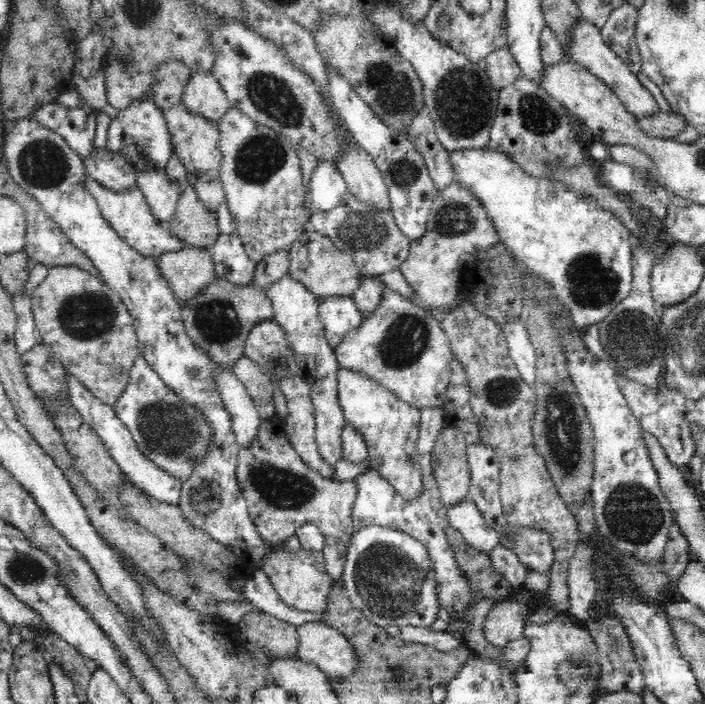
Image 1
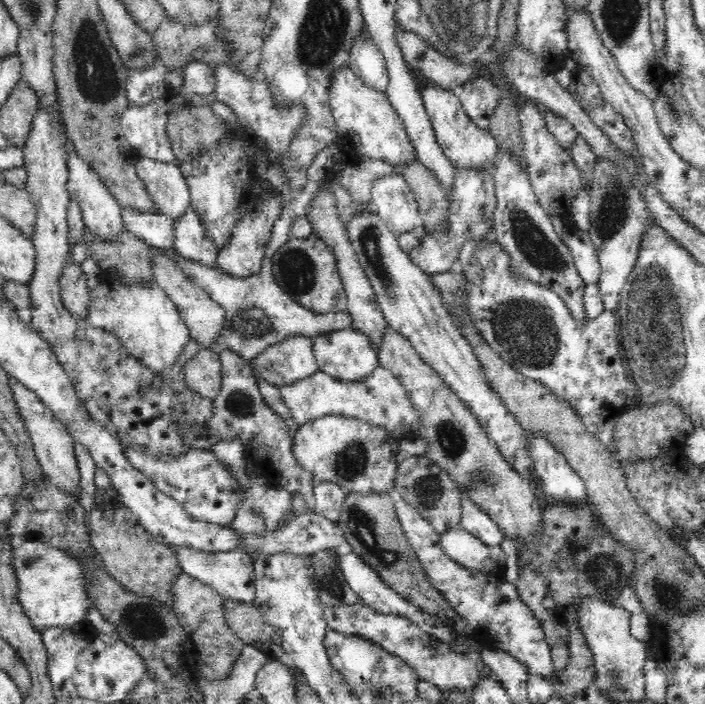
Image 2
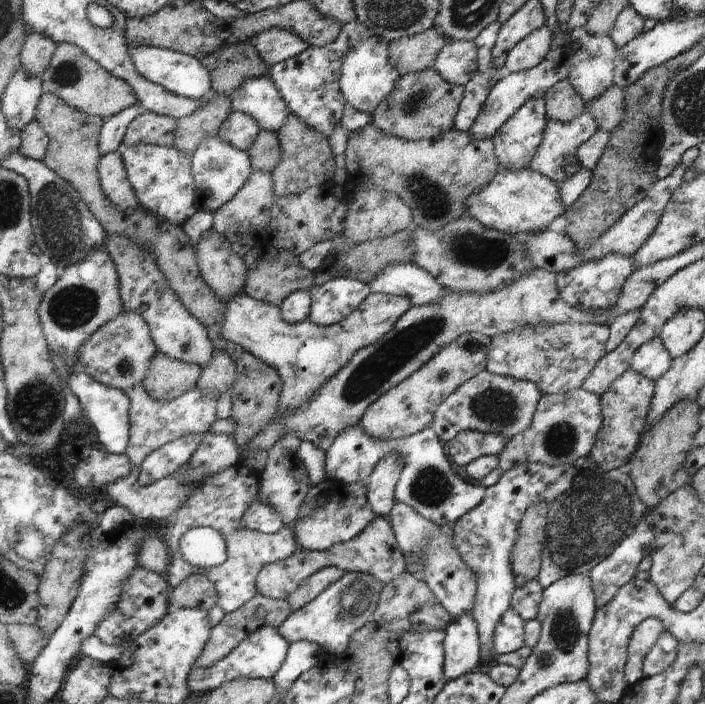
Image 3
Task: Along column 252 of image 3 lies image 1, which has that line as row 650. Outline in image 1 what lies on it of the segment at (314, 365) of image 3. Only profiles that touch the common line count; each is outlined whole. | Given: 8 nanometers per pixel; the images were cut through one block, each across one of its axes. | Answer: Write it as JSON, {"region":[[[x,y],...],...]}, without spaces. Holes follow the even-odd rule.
{"region":[[[310,620],[297,627],[297,658],[314,664],[330,679],[347,679],[359,667],[352,642],[337,628],[324,621]]]}

